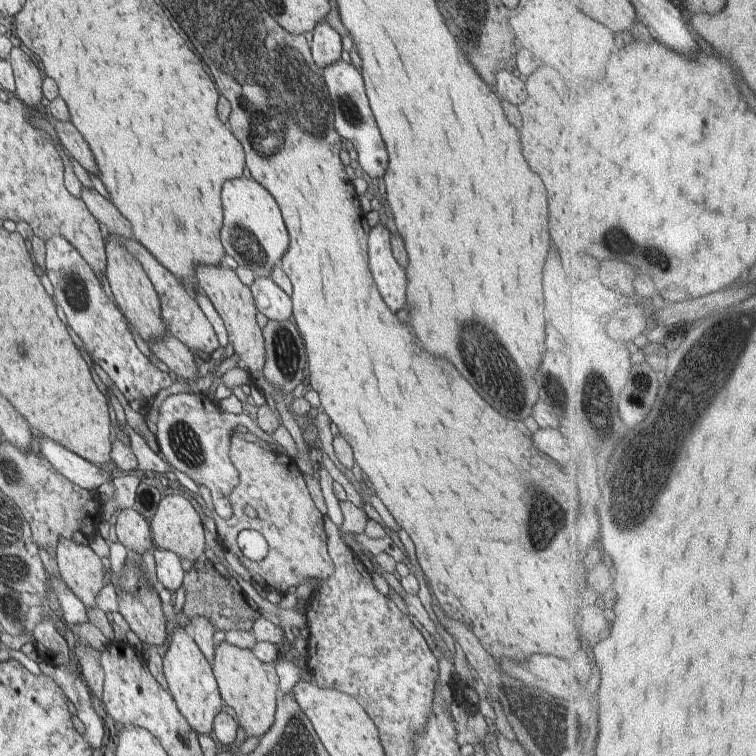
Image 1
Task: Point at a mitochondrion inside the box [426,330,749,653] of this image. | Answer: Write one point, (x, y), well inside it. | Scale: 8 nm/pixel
(643, 391)

